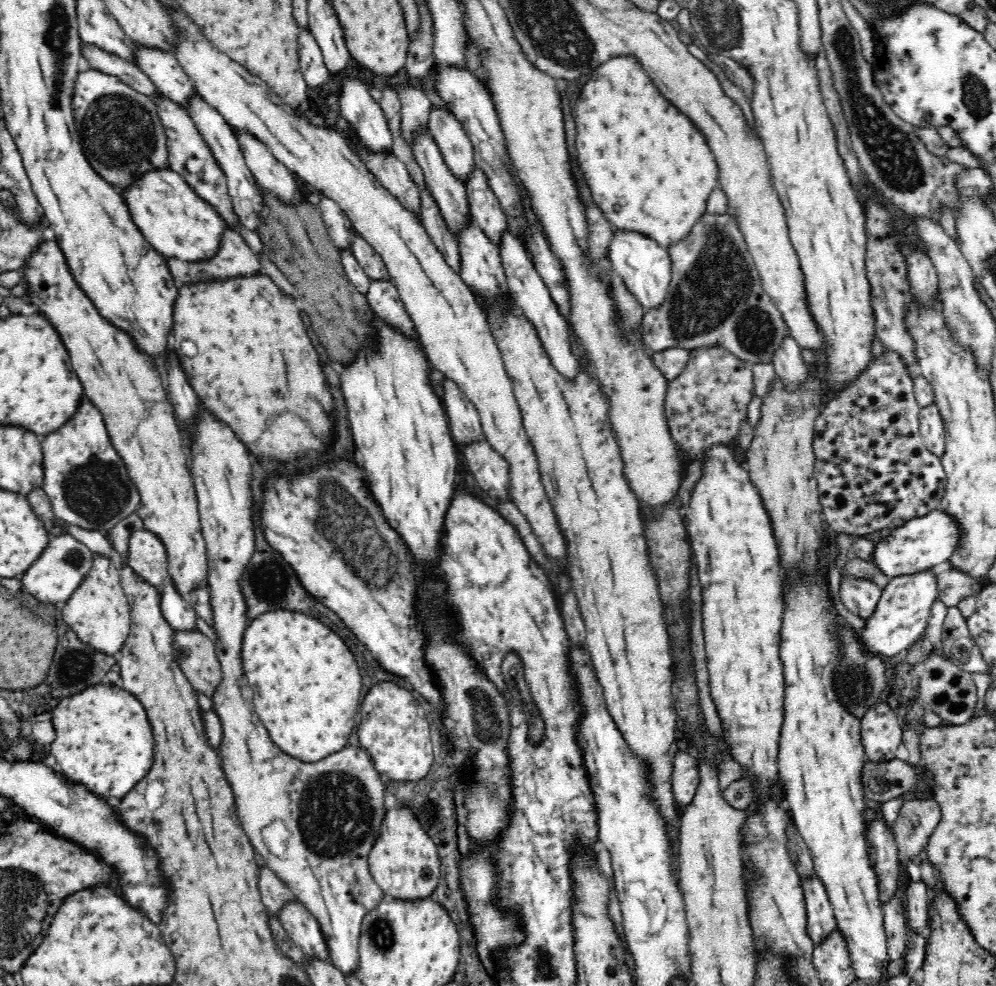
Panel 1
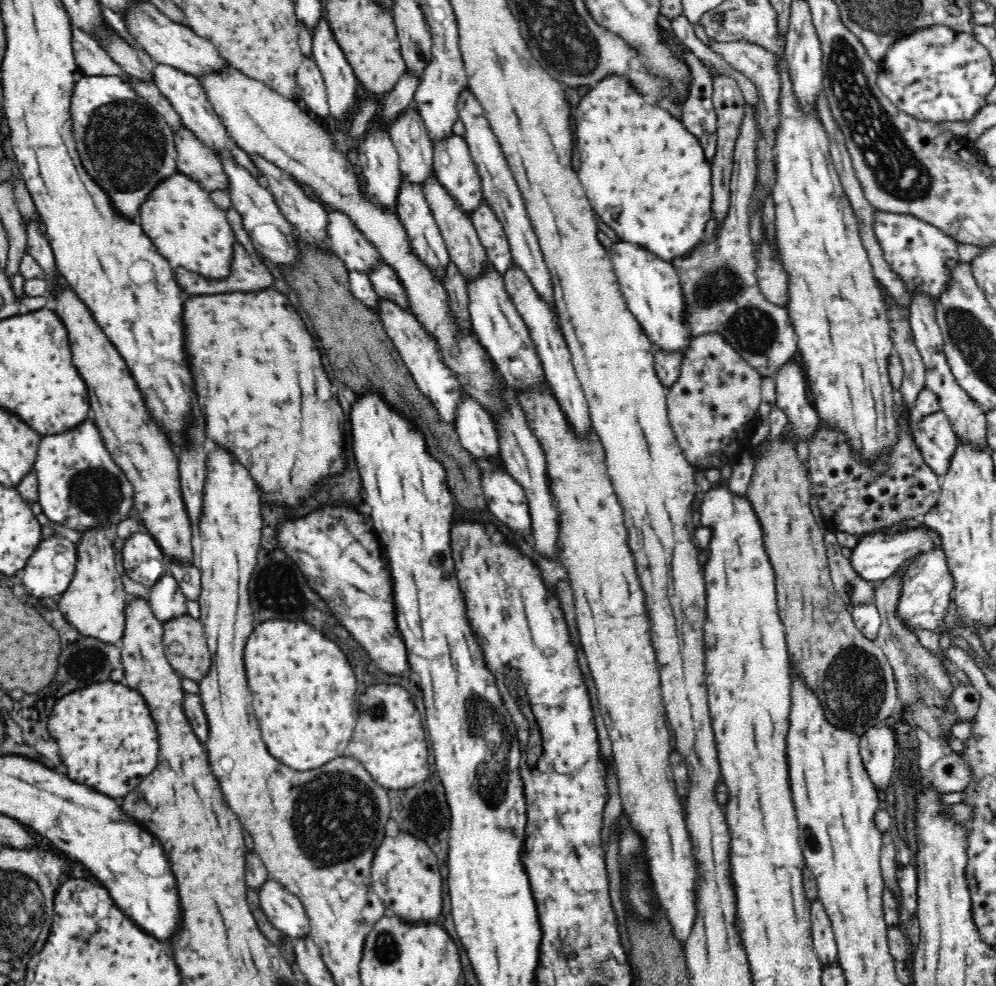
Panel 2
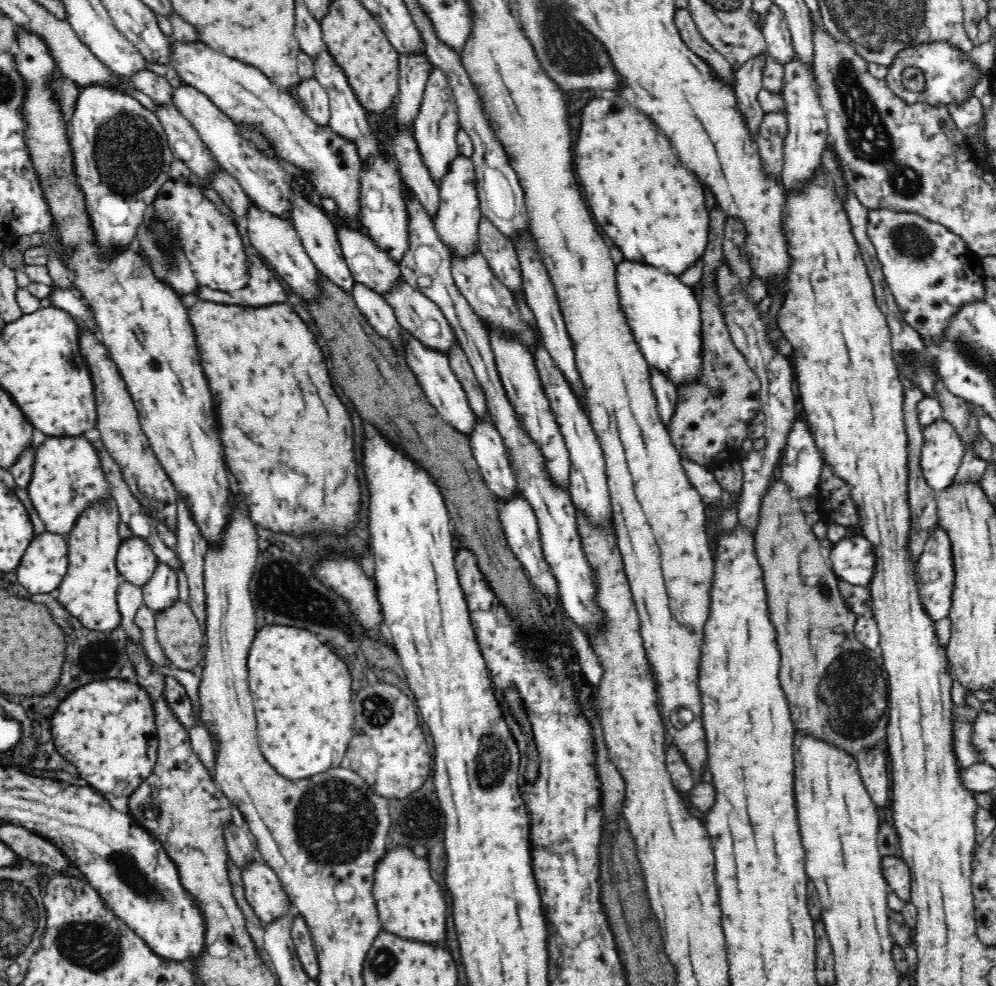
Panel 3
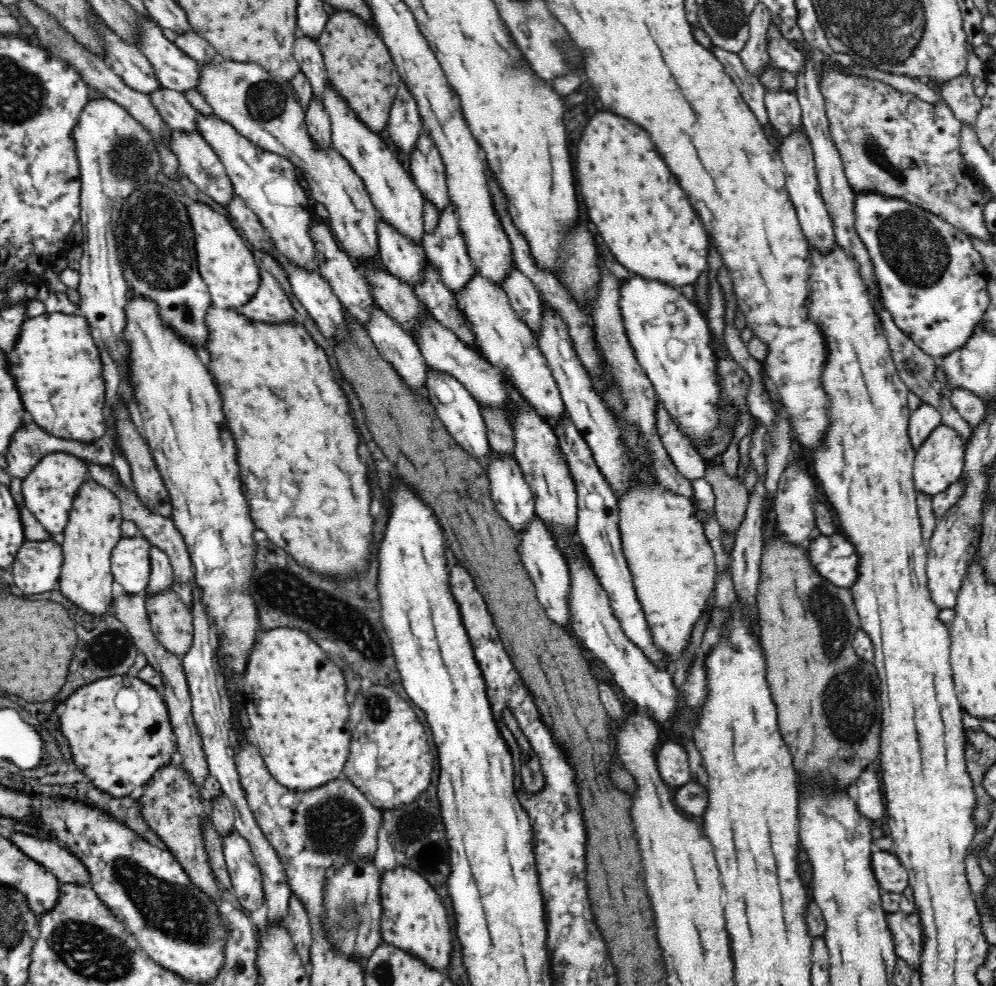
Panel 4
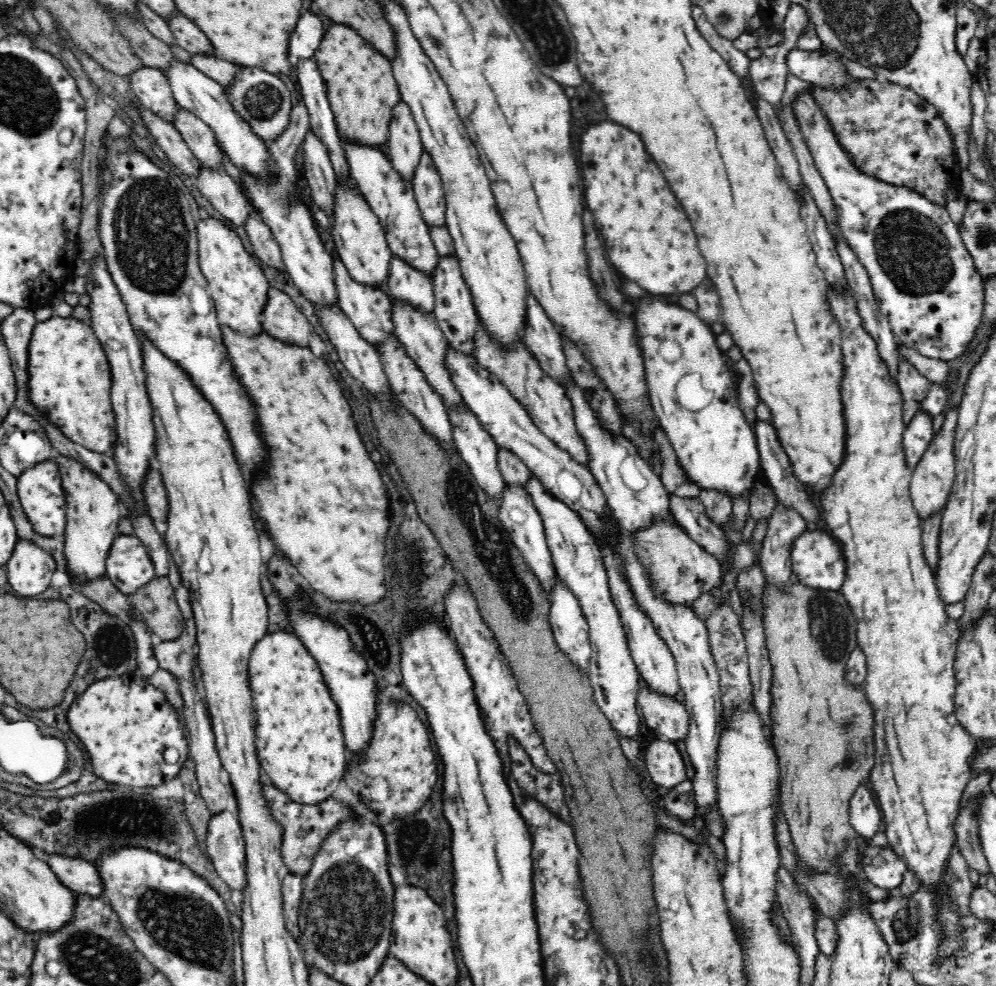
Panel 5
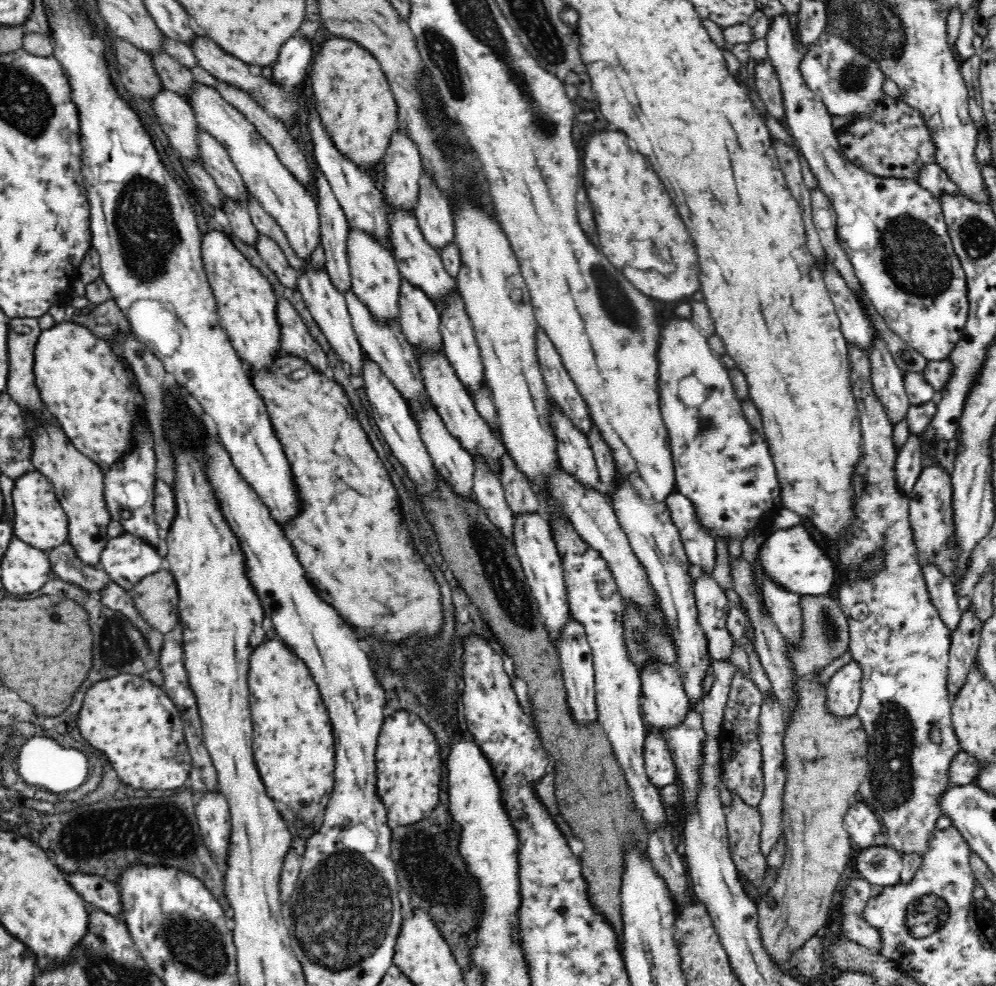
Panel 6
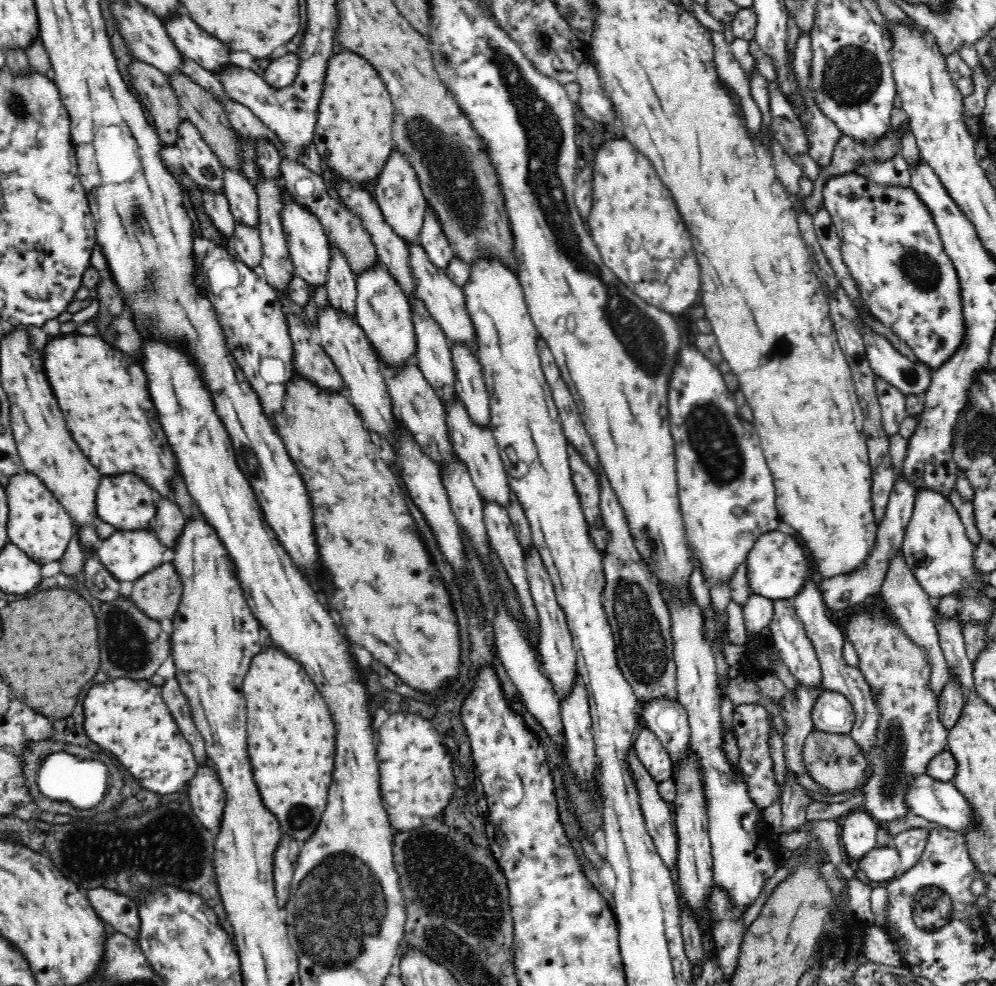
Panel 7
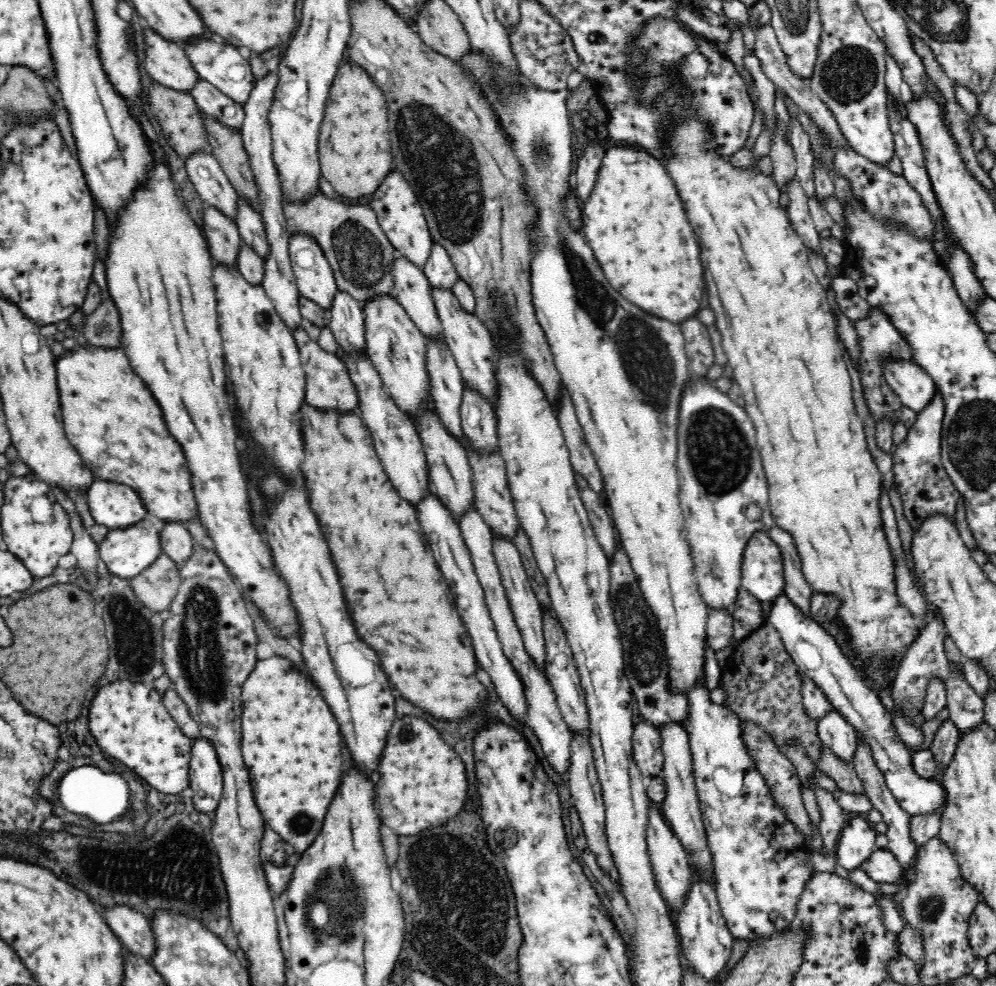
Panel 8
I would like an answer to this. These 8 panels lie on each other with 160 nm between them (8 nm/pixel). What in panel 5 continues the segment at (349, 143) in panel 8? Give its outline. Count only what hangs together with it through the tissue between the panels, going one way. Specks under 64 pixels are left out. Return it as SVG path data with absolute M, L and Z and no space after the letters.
M334 22L327 24L314 58L318 61L318 69L322 71L326 83L339 134L368 145L380 146L386 143L393 106L401 101L391 60L362 37L356 27Z

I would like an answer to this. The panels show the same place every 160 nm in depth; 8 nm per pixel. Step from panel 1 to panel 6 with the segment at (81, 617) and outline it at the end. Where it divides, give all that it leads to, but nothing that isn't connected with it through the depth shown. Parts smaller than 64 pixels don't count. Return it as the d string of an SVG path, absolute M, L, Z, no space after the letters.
M24 414L24 417L30 423L30 432L26 435L30 438L32 449L34 449L33 468L42 471L52 481L60 504L67 514L69 522L67 542L72 545L75 557L81 564L99 567L101 554L110 539L107 531L108 524L113 520L106 505L106 494L104 494L105 470L80 452L64 432L58 430L58 426L44 428L29 414Z

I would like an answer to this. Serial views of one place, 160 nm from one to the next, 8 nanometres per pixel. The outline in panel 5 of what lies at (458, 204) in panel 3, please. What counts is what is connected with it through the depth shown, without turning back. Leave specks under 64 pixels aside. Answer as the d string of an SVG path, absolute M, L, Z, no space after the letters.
M455 252L449 255L439 255L430 278L434 285L435 294L432 311L438 319L444 337L452 348L471 353L471 350L474 349L474 334L476 334L478 315L476 307L474 307L474 297L472 297L472 291L464 279L458 255Z

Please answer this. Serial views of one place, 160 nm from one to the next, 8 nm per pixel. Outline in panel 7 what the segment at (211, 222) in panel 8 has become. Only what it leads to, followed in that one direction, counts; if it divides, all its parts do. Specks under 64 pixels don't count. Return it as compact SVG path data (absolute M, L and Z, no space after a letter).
M208 187L201 189L201 192L206 215L211 219L220 235L230 240L232 234L234 234L236 221L230 211L226 195L223 191L214 191L214 189Z

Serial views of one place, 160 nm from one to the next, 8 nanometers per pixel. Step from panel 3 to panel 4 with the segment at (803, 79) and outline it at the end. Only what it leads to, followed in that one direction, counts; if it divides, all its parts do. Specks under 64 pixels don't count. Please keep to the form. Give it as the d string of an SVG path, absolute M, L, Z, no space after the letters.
M803 122L796 125L789 135L781 137L781 145L777 153L780 155L783 164L789 199L796 210L803 234L815 248L821 248L823 252L830 252L830 248L836 244L833 223L820 192L812 141L810 141L810 137L806 133L806 125Z

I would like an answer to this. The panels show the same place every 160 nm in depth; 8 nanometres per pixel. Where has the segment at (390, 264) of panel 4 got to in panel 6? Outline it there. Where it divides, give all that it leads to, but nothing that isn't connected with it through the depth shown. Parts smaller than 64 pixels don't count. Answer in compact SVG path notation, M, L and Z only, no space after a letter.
M406 278L399 282L397 321L410 345L417 344L426 351L443 349L440 332L439 307L422 287Z

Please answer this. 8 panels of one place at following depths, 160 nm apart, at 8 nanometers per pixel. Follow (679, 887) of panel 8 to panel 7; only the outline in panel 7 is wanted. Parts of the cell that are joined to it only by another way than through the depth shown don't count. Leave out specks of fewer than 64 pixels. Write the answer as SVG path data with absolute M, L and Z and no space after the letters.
M633 745L626 750L625 763L627 769L629 770L629 775L631 776L631 781L633 782L633 787L637 792L637 801L642 811L642 817L644 818L644 825L648 834L652 837L654 841L656 850L658 854L662 857L662 861L670 867L672 870L676 866L677 862L677 830L675 829L674 822L674 812L670 808L668 801L665 801L660 795L658 790L658 783L654 780L654 777L648 772L648 769L644 766L644 763L640 761L638 754L636 753L636 748Z

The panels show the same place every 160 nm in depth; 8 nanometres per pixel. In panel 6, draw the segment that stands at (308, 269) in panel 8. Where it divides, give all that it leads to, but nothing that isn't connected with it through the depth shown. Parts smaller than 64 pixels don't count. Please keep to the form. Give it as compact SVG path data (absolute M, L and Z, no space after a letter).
M195 81L185 94L185 101L192 109L197 126L207 130L226 149L248 194L281 226L296 256L302 259L310 257L321 244L318 204L310 189L280 162L276 151L256 129L256 125L226 101L216 88Z

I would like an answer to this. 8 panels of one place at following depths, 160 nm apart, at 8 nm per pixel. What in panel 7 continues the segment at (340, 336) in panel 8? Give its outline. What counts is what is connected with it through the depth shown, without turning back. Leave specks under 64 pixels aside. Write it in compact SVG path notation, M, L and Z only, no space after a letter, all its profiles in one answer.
M337 246L329 247L328 280L325 281L330 303L342 311L355 314L357 295L355 273L352 271L348 257Z

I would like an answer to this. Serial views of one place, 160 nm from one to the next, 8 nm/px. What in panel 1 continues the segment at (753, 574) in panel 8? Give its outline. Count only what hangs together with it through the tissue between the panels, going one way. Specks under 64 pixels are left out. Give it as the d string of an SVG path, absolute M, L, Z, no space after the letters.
M942 508L932 510L920 518L912 518L902 526L891 530L885 539L876 542L874 566L883 574L891 577L918 574L926 570L947 567L962 542L960 521Z

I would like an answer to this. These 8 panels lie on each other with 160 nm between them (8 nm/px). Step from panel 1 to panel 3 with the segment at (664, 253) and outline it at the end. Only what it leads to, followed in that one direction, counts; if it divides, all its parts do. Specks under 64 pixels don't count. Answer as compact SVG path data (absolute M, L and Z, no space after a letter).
M634 259L618 262L616 271L620 306L648 364L670 375L677 387L693 379L702 346L700 302L693 290L680 281L680 276Z

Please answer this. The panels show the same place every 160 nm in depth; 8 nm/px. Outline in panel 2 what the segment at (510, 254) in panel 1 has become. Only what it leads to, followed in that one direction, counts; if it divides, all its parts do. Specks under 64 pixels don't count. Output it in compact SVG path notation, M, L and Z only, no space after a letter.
M513 260L512 266L504 272L503 278L506 284L506 290L510 293L510 297L512 297L512 303L516 305L516 309L520 311L520 315L522 315L528 327L533 346L538 353L538 358L543 368L544 378L550 383L554 395L558 397L560 407L562 407L562 410L566 413L568 421L578 429L578 433L587 433L589 429L588 426L590 426L591 422L588 401L583 391L582 382L580 382L574 370L572 355L562 333L562 326L555 305L552 305L550 301L546 301L546 299L538 293L536 287L534 287L534 283L532 283L532 280L527 276L527 272L525 272L519 264L514 263Z

